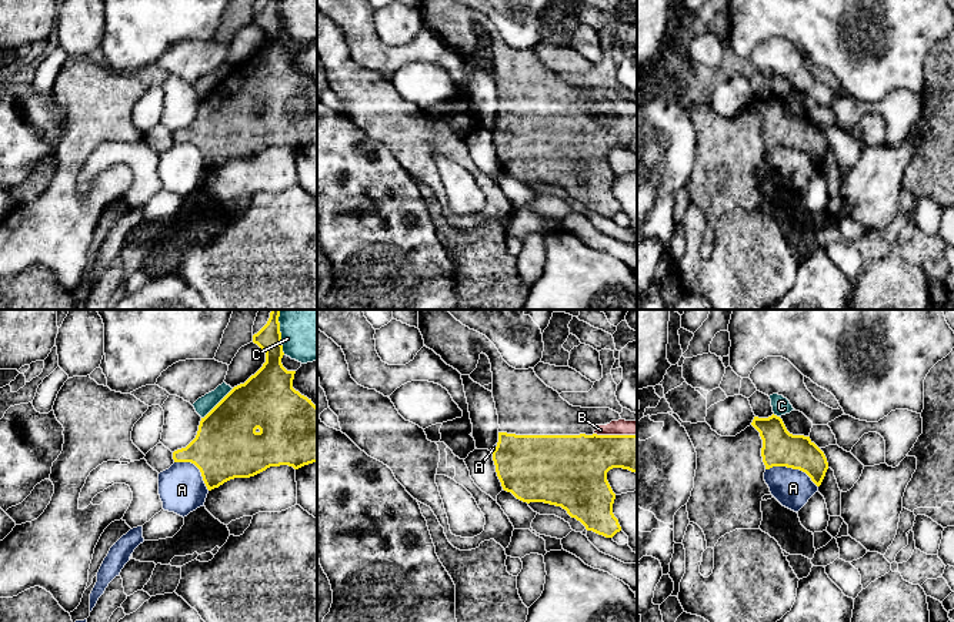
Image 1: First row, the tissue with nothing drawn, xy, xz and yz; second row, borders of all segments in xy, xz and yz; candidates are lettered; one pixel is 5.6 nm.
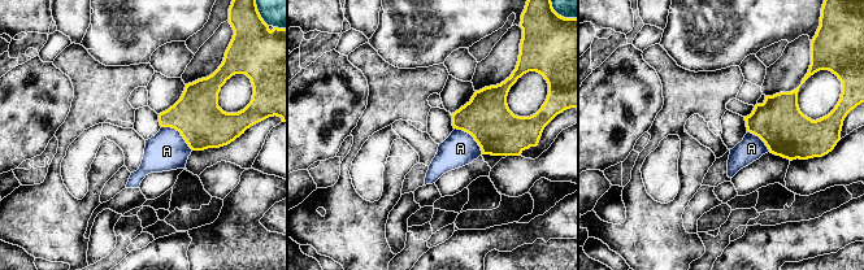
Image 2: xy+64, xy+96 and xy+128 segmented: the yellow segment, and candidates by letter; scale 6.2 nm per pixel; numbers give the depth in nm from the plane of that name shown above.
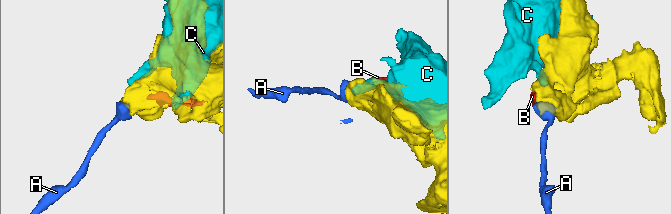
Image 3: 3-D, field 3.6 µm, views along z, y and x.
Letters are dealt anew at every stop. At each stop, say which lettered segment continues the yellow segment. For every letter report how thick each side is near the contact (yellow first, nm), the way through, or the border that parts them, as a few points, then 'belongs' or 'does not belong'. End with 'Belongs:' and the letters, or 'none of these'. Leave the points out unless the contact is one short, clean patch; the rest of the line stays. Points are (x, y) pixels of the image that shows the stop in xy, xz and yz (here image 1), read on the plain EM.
A: calibres 200 and 220 nm; border yz (766, 149), (799, 149), (817, 167); does not belong
B: calibres 300 and 90 nm; belongs
C: calibres 190 and 240 nm; does not belong
Belongs: B

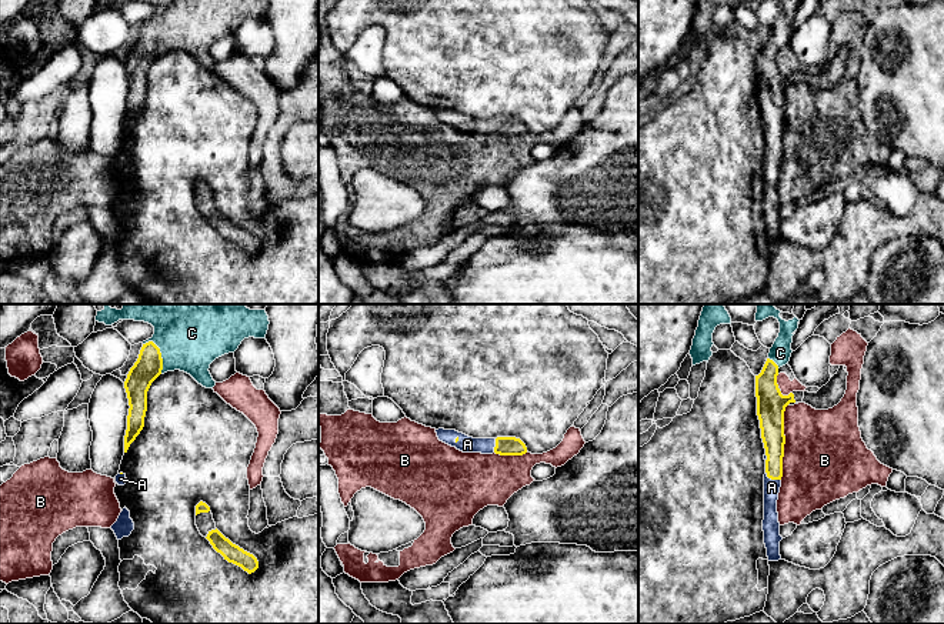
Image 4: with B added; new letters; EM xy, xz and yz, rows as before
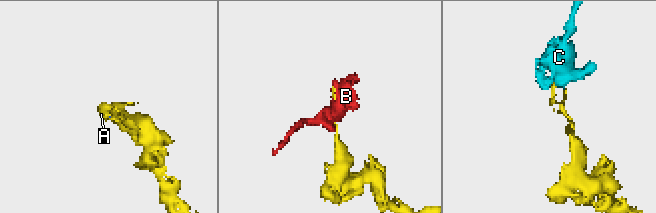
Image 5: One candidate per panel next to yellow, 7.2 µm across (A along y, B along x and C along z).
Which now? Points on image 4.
A: calibres 130 and 100 nm; belongs
B: calibres 160 and 460 nm; does not belong
C: calibres 150 and 300 nm; belongs
Belongs: A, C

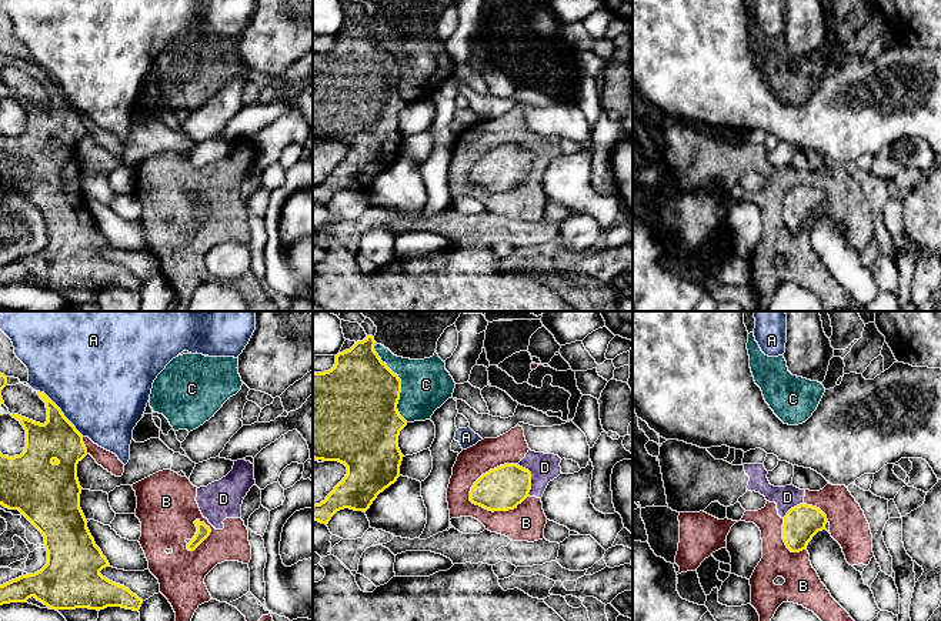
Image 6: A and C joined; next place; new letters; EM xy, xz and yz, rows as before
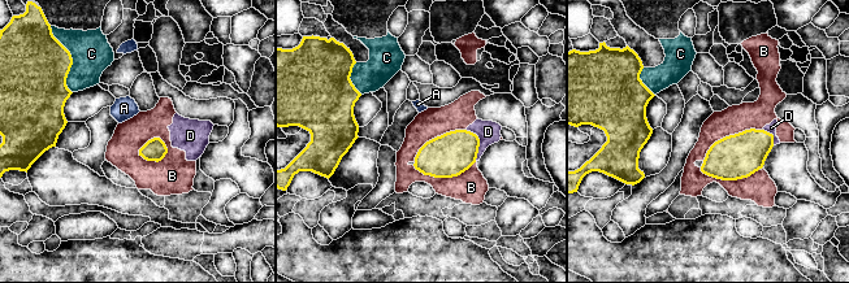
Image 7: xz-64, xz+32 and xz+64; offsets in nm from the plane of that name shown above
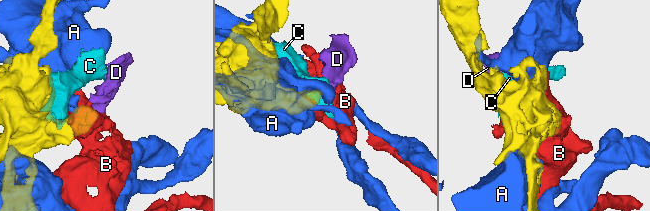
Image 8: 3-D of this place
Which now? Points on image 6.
A: calibres 240 and 480 nm; does not belong
B: calibres 240 and 180 nm; does not belong
C: calibres 440 and 280 nm; does not belong
D: calibres 240 and 160 nm; border xz (516, 144), (530, 153), (529, 174); does not belong
Belongs: none of these

